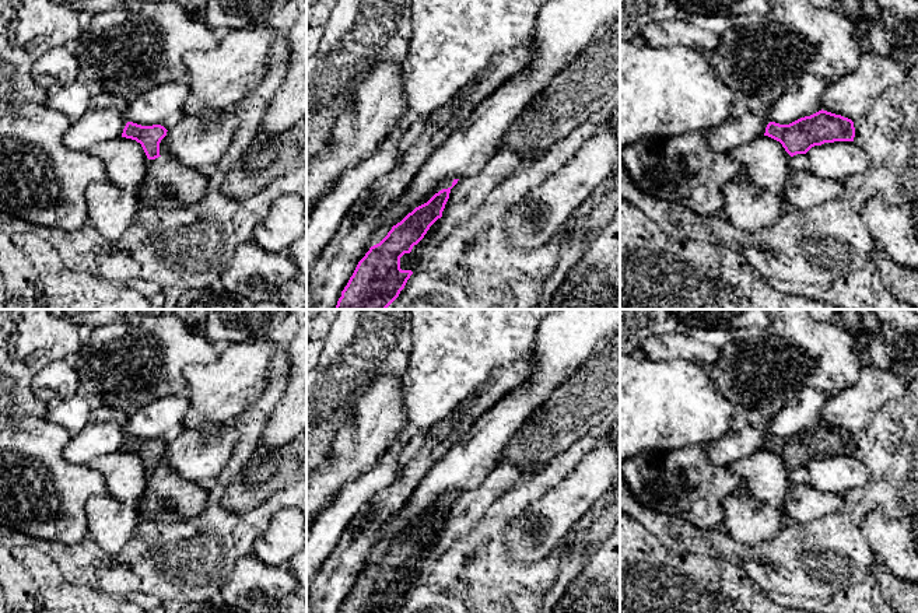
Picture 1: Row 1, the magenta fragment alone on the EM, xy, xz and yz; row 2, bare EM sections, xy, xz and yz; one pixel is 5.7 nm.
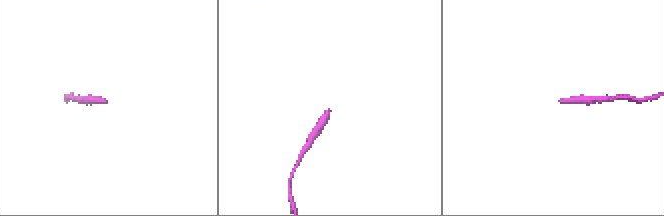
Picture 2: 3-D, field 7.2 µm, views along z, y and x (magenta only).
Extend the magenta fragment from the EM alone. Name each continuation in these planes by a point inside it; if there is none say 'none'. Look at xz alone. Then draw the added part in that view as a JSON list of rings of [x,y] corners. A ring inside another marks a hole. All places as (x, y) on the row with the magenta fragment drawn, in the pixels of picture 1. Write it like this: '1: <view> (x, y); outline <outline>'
none

